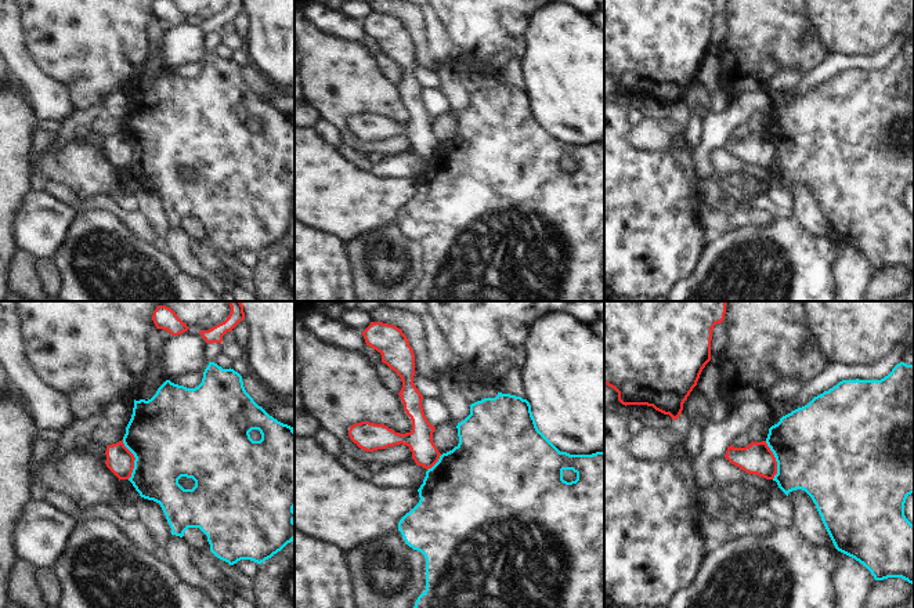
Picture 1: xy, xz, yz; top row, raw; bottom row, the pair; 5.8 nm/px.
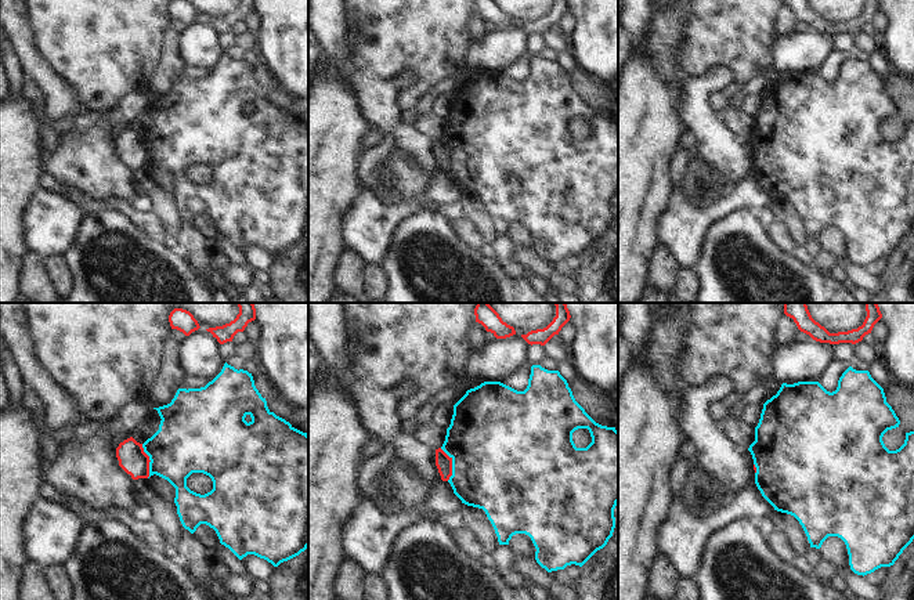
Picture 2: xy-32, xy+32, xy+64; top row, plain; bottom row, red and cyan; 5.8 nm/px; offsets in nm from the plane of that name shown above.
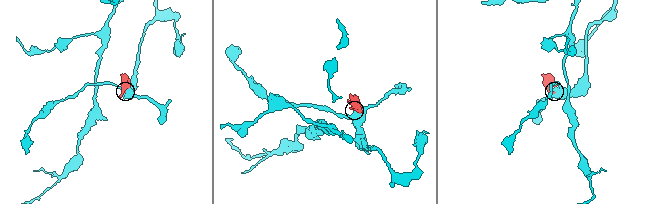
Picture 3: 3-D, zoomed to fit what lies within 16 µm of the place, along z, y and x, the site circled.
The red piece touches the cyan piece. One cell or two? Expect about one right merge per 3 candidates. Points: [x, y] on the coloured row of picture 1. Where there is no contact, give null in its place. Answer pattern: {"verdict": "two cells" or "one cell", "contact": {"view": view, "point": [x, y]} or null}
{"verdict": "two cells", "contact": {"view": "xy", "point": [134, 459]}}

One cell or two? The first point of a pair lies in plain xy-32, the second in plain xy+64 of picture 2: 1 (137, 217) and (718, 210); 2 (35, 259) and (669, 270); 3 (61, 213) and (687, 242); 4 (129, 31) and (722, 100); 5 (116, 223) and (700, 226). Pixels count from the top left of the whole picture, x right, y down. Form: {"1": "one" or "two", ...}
{"1": "two", "2": "one", "3": "one", "4": "one", "5": "two"}

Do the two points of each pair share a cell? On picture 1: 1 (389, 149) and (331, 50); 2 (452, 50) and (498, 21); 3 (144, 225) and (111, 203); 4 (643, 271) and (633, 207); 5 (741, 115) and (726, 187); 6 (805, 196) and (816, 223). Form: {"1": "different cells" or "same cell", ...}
{"1": "same cell", "2": "different cells", "3": "same cell", "4": "same cell", "5": "same cell", "6": "same cell"}

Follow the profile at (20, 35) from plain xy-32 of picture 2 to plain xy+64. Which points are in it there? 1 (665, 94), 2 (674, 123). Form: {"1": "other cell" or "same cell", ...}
{"1": "other cell", "2": "other cell"}

